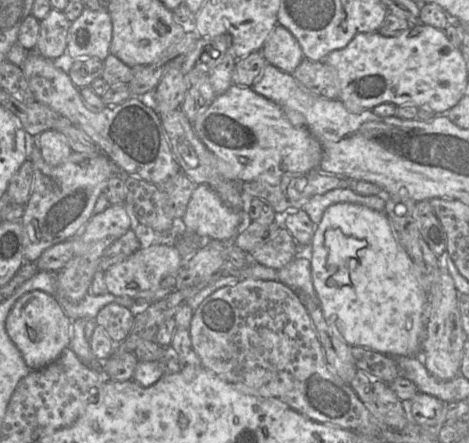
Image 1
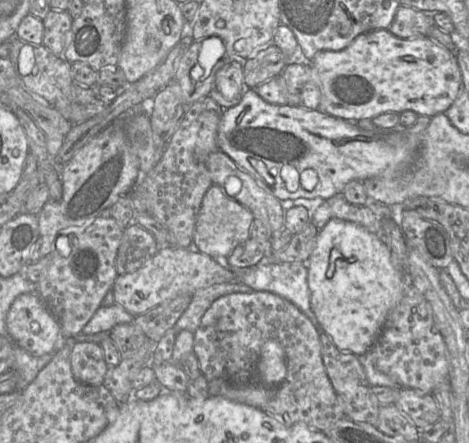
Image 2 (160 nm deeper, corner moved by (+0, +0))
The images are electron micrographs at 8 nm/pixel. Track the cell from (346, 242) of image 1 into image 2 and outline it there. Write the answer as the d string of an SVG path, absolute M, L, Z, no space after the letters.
M333 218L319 231L307 268L311 308L324 332L336 347L344 352L356 356L369 353L382 334L391 311L402 299L407 286L406 276L392 263L387 245L362 226Z

